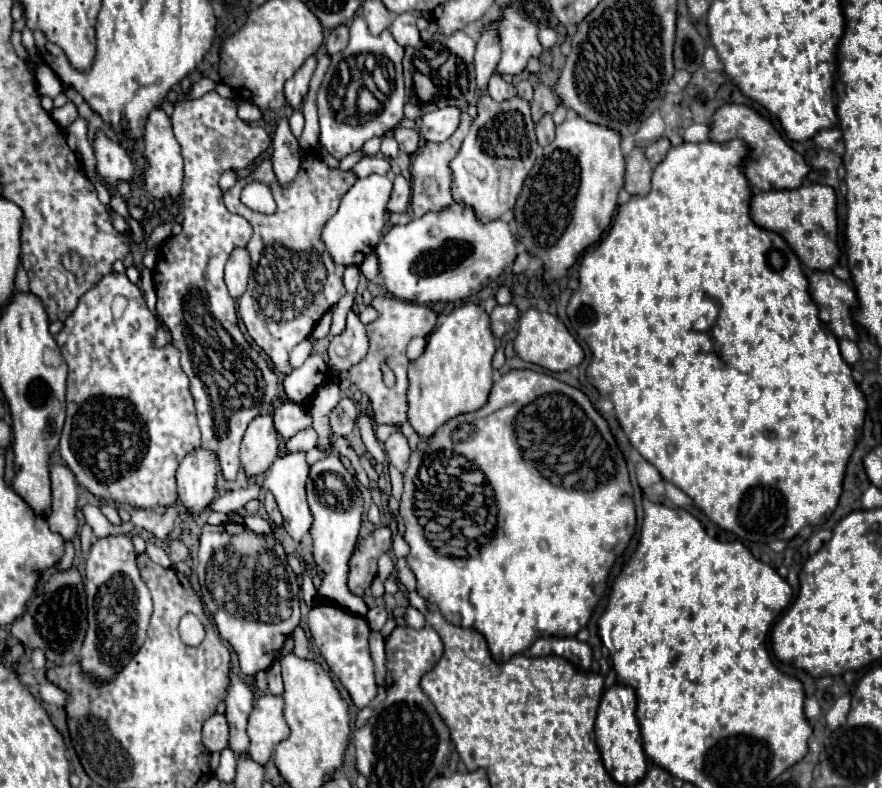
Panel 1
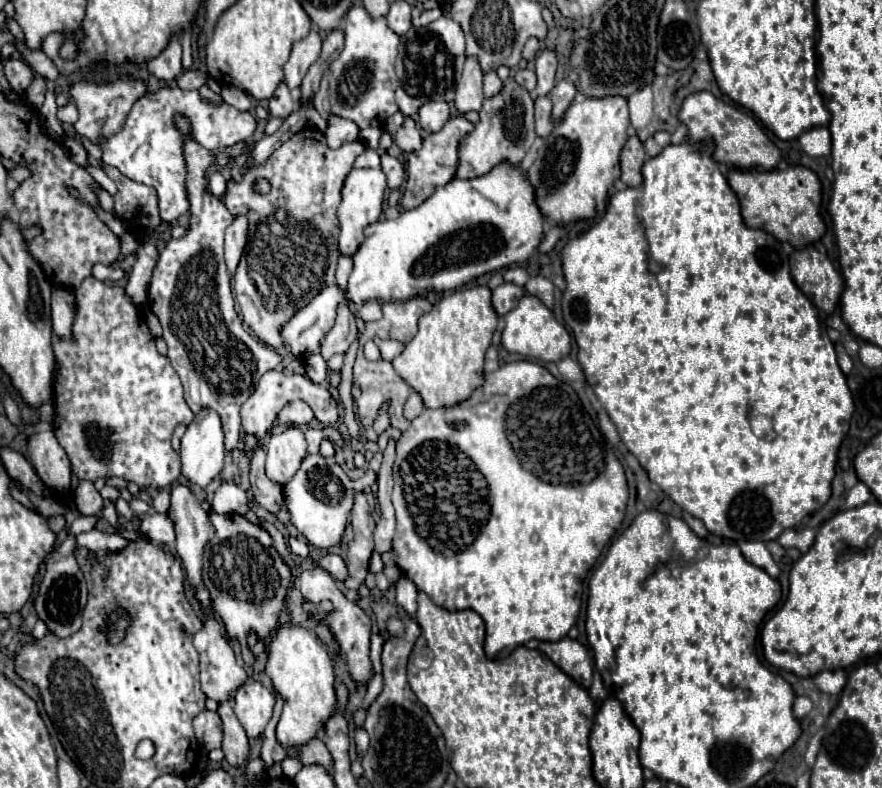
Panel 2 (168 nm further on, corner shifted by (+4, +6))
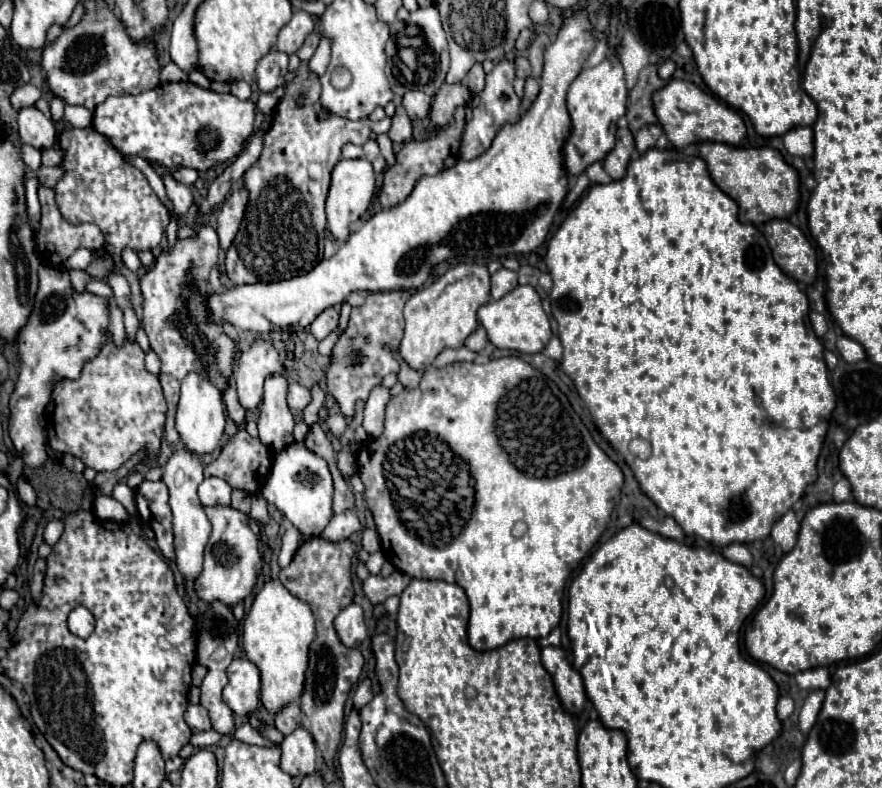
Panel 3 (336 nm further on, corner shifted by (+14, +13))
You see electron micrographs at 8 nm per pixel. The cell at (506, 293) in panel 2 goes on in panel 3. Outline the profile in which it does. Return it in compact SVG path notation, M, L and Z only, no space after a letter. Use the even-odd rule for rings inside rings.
M501 267L497 273L491 275L491 297L493 299L501 299L509 291L513 291L513 287L517 287L517 273L515 271Z

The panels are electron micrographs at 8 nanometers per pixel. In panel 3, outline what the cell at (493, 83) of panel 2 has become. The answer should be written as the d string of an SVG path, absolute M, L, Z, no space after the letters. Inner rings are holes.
M475 63L475 65L471 67L471 71L469 71L467 77L465 77L465 85L471 89L473 95L481 93L481 87L485 87L485 73L483 73L481 63Z

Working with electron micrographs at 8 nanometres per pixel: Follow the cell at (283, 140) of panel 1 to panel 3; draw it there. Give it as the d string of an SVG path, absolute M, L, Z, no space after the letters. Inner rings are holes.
M271 49L267 55L263 55L257 63L255 75L257 75L257 85L263 93L273 91L275 87L283 85L283 77L287 73L287 63L289 55L277 49Z

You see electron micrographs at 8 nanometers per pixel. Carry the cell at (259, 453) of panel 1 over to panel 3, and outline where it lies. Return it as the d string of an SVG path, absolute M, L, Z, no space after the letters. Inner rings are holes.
M255 339L249 349L245 349L239 357L239 365L235 371L239 403L245 409L255 409L261 403L263 381L273 371L281 371L281 361L277 349L263 339Z

